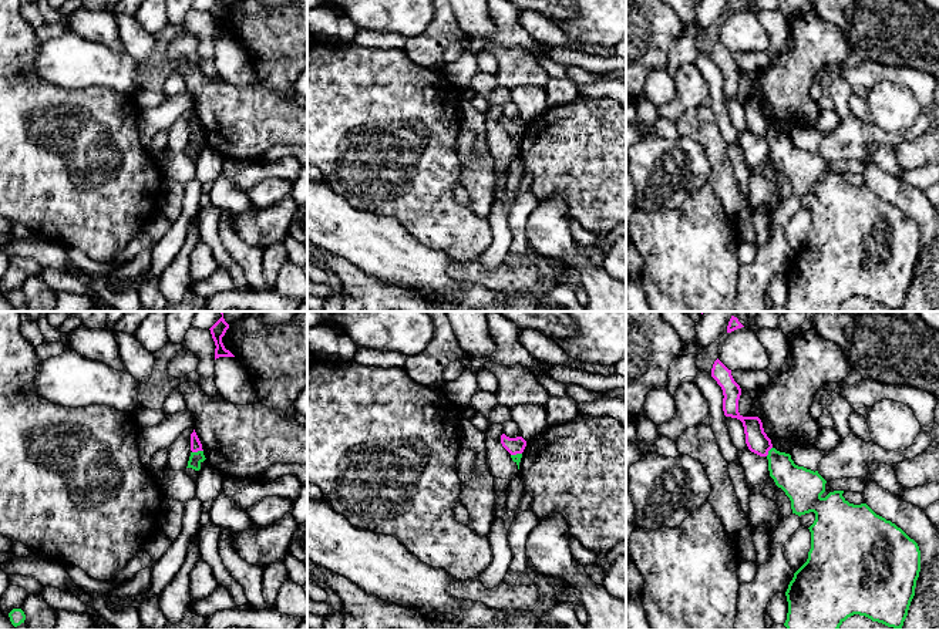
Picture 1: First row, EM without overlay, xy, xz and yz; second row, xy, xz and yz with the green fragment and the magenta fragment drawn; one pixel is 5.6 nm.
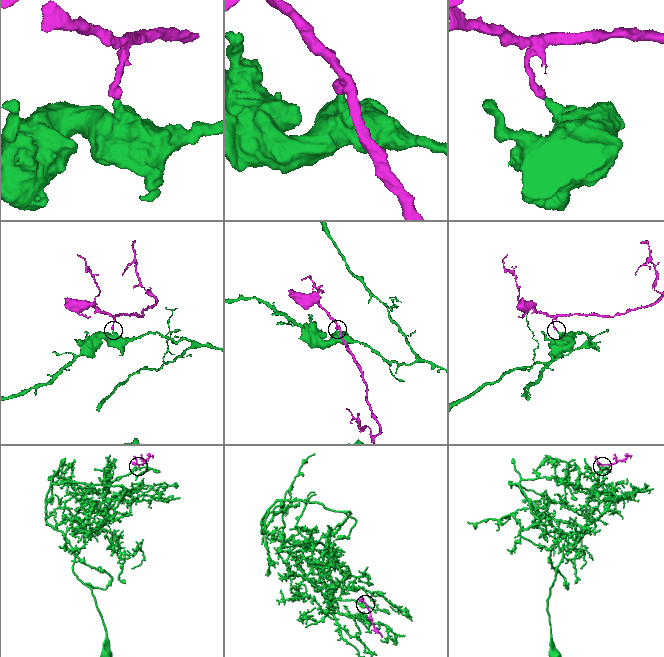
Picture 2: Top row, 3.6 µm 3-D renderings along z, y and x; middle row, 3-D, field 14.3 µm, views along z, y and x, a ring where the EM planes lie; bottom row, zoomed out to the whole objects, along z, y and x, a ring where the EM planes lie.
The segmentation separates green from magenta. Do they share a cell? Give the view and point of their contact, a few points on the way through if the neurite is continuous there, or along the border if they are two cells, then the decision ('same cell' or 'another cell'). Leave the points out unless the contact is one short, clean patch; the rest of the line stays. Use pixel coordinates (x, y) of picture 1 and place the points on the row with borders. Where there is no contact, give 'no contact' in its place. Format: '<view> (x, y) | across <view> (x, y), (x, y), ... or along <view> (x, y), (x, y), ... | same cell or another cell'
xy (198, 451) | along xy (202, 450), (192, 452) | another cell

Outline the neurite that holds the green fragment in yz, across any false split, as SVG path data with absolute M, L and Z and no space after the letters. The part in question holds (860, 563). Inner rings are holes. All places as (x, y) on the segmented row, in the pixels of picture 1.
M771 448L767 459L770 476L790 498L792 513L815 513L815 520L808 528L808 559L794 573L785 592L787 630L838 630L854 614L902 629L921 572L918 543L866 503L849 503L842 496L844 491L834 491L822 498L827 481L818 471L795 465L790 454Z

